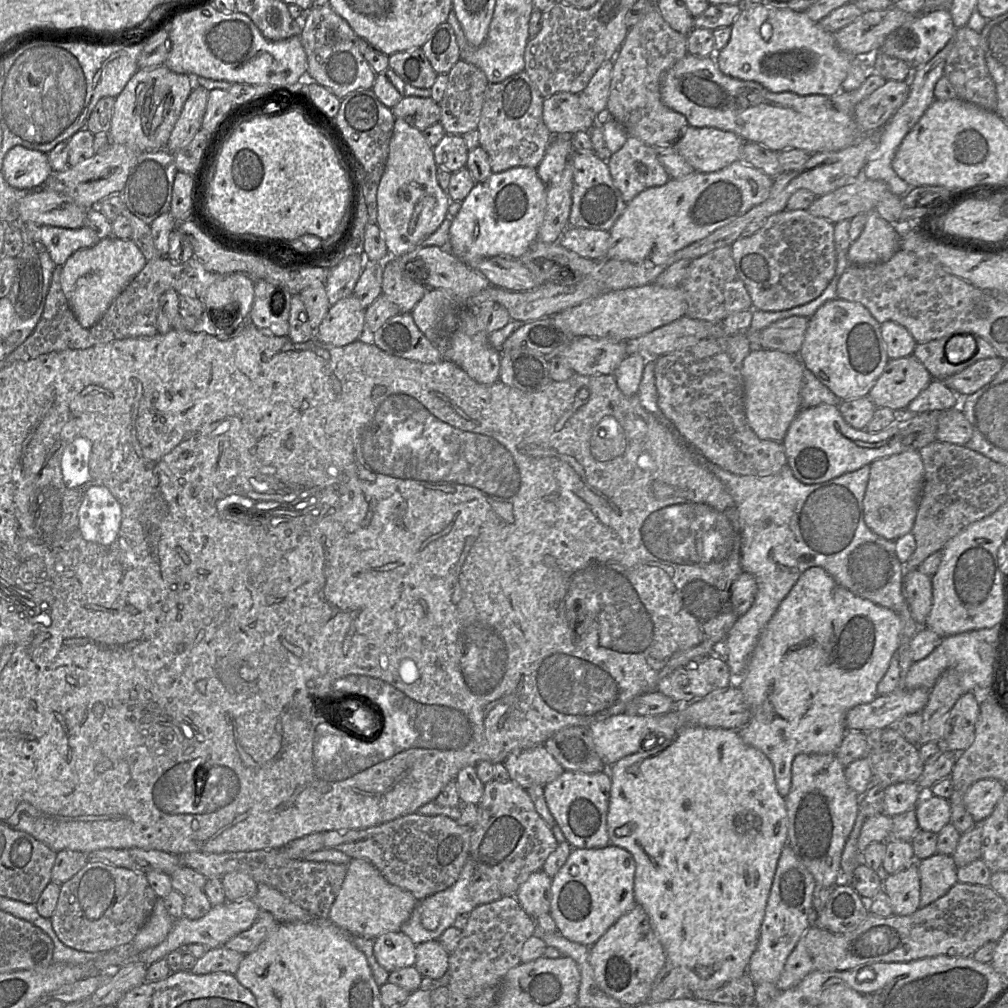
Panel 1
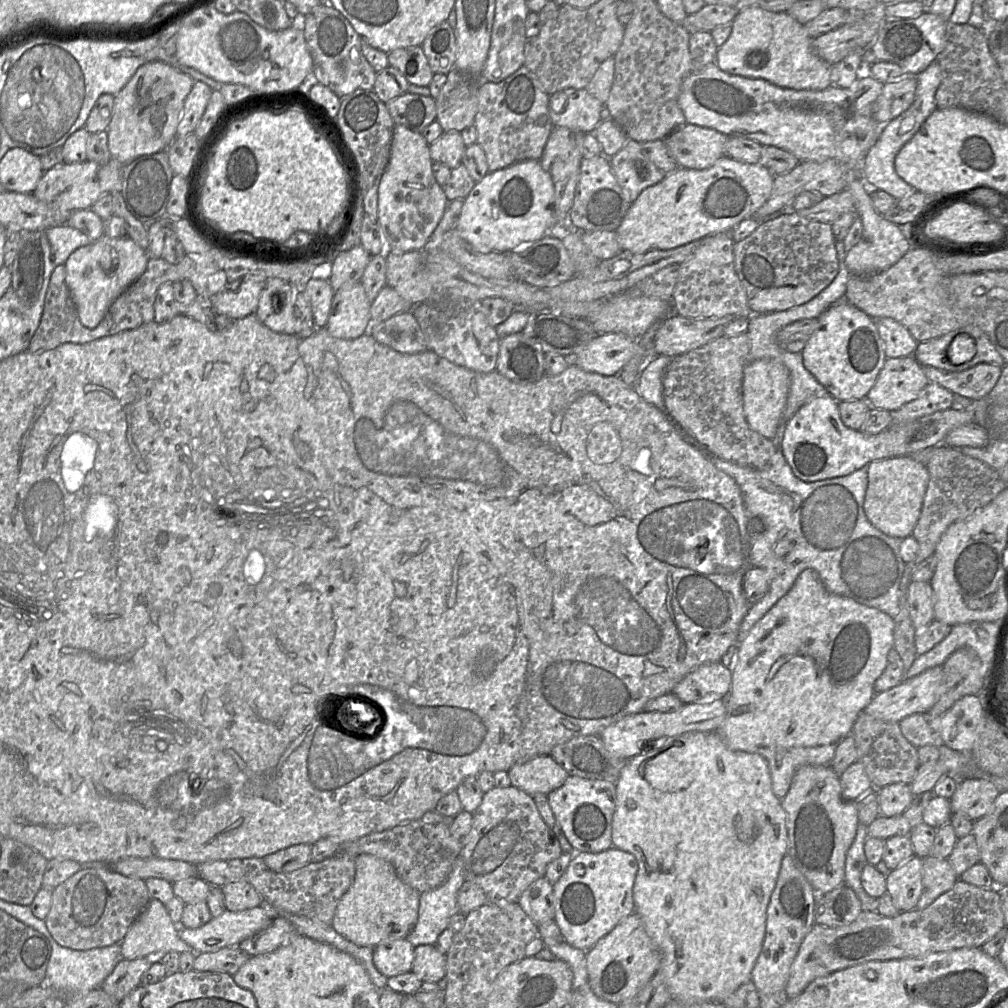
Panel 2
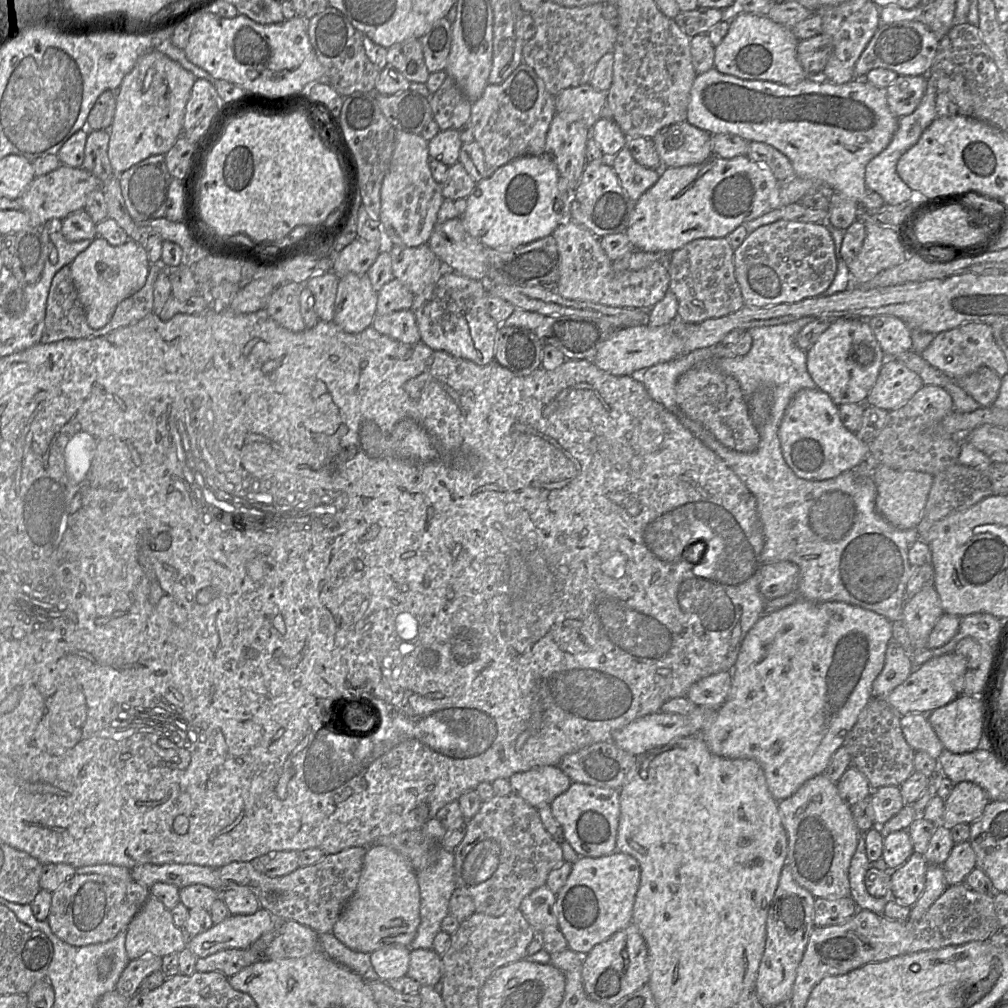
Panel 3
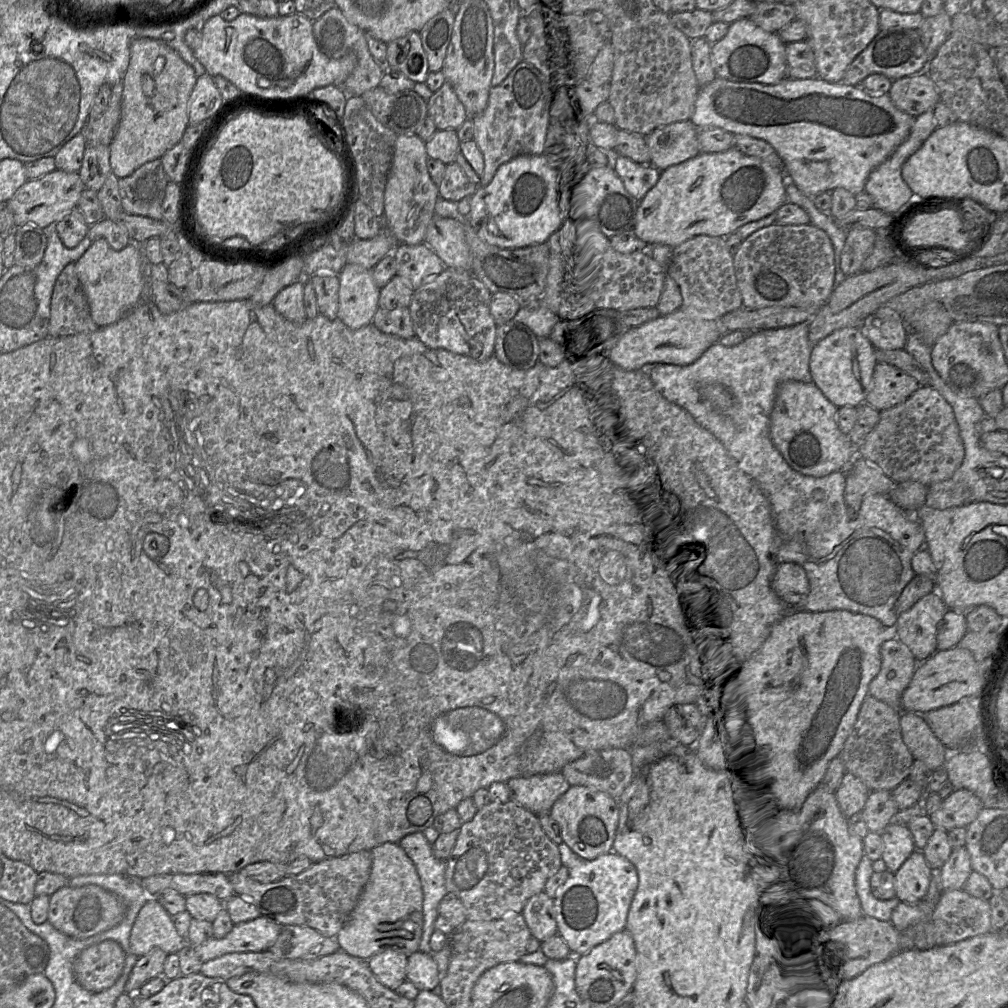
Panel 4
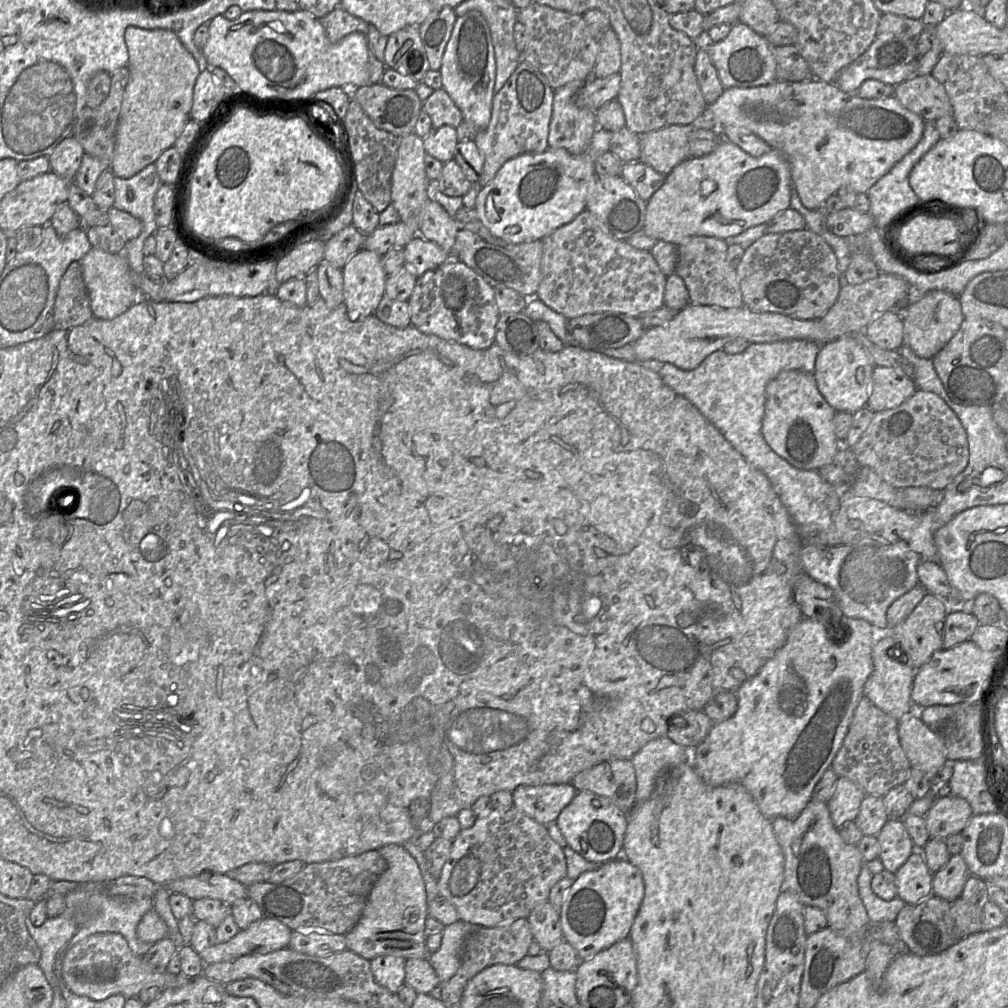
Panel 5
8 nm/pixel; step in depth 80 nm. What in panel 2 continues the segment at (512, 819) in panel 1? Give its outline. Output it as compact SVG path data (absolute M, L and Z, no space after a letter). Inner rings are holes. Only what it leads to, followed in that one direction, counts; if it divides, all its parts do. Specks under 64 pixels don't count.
M512 785L494 786L483 794L481 803L473 813L471 828L461 840L461 845L459 856L464 862L465 881L478 884L487 897L487 903L517 902L532 882L544 876L547 865L562 854L557 837L541 818L533 797Z

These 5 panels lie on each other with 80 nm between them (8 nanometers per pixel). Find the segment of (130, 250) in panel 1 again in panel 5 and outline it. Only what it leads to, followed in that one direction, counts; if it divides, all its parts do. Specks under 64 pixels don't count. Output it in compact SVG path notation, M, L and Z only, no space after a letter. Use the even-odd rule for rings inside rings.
M92 247L80 263L94 318L112 320L125 313L137 301L150 300L134 286L132 271L124 252L109 253Z

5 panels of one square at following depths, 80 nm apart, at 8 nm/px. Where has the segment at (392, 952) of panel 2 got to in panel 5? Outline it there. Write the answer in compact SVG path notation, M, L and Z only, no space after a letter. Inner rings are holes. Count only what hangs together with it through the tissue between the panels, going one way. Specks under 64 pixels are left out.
M394 955L378 956L370 960L375 980L389 991L396 993L405 984L406 959Z

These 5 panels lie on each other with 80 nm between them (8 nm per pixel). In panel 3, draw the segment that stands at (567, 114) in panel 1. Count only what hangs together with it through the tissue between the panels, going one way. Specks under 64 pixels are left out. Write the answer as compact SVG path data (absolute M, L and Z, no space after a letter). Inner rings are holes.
M589 83L562 90L555 96L555 109L559 114L577 114L580 121L592 128L607 102L607 92L595 90Z

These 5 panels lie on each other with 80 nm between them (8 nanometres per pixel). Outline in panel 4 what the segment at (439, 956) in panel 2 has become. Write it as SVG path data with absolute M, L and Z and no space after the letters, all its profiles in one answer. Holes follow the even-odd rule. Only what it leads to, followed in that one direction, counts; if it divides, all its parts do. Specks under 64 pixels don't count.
M417 951L408 956L406 980L412 982L418 990L431 991L440 984L442 975L432 953Z

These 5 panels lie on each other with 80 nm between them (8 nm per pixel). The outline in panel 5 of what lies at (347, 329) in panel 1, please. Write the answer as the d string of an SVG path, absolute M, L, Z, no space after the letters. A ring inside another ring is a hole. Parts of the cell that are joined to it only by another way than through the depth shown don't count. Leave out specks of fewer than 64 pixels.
M361 249L346 262L343 273L343 303L351 321L374 314L385 294L386 274L382 256Z

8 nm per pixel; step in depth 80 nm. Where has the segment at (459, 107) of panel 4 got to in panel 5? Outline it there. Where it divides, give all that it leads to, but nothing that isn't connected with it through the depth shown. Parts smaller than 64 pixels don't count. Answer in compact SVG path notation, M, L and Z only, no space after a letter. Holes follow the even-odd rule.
M443 88L434 90L424 101L423 110L430 116L433 128L443 125L457 128L464 120L462 112Z

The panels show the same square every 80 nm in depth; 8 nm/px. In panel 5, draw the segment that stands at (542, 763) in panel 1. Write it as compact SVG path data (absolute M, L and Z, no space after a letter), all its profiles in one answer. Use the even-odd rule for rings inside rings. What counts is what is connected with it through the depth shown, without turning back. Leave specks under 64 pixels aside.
M571 783L519 785L511 793L513 807L545 827L555 822L576 790Z

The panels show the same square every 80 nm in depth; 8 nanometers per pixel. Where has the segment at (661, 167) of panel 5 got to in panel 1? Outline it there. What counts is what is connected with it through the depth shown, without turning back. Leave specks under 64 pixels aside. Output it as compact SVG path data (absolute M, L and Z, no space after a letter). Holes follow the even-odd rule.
M688 126L674 148L695 172L717 172L741 160L744 141L735 133L714 127Z

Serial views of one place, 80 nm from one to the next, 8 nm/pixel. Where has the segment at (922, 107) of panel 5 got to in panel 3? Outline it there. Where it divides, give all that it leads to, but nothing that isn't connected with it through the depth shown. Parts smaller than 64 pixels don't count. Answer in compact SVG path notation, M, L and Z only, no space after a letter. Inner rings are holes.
M898 76L886 88L887 104L897 118L902 118L915 111L927 89L927 76Z

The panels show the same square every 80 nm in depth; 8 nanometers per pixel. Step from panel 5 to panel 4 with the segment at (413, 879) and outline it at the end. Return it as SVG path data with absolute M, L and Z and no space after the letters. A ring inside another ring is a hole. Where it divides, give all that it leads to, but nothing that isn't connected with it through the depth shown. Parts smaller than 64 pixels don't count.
M385 842L370 851L370 877L357 905L336 935L339 950L364 960L387 950L409 956L419 951L423 927L423 890L419 875L398 843Z

